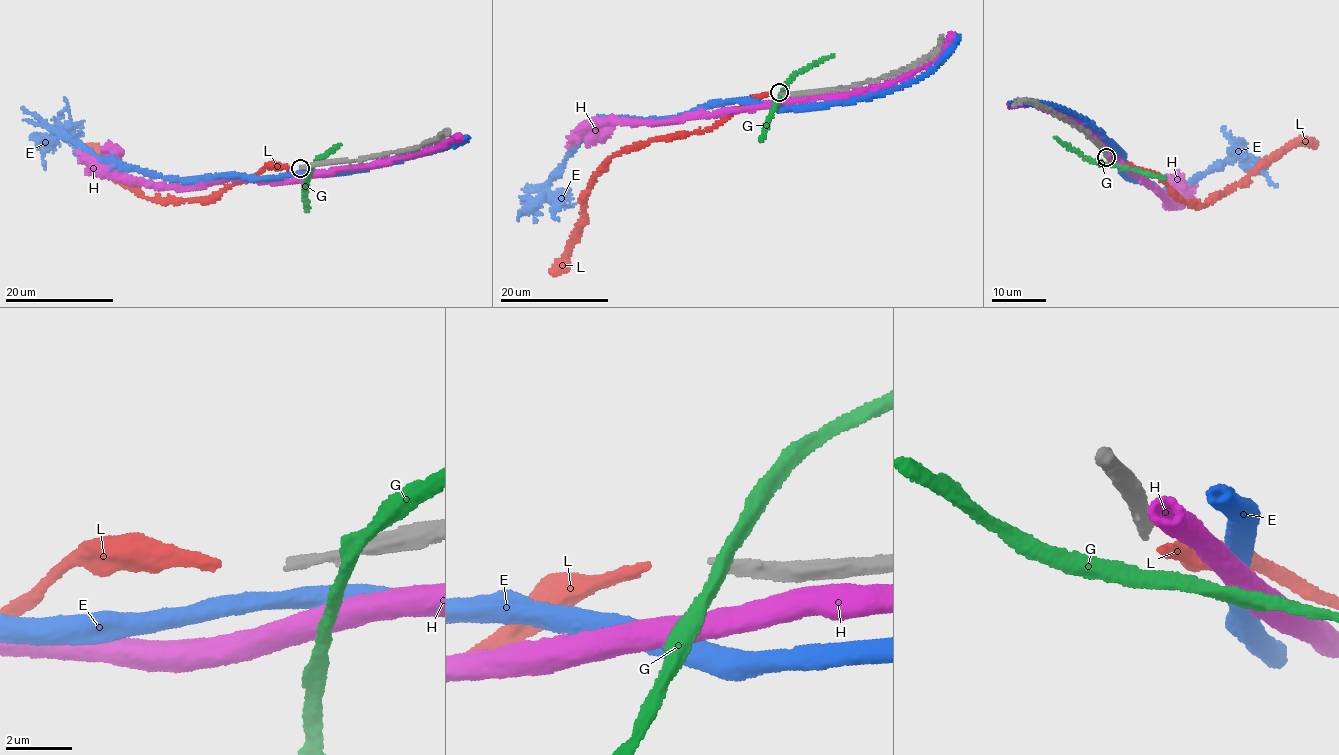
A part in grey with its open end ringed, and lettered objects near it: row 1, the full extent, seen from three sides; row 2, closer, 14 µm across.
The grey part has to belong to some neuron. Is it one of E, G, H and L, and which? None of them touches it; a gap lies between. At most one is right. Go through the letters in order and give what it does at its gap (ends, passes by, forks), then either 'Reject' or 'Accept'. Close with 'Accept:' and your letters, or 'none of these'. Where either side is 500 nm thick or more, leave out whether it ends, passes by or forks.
E: Reject
G: It passes by. Reject
H: Reject
L: It ends there. Accept
Accept: L

